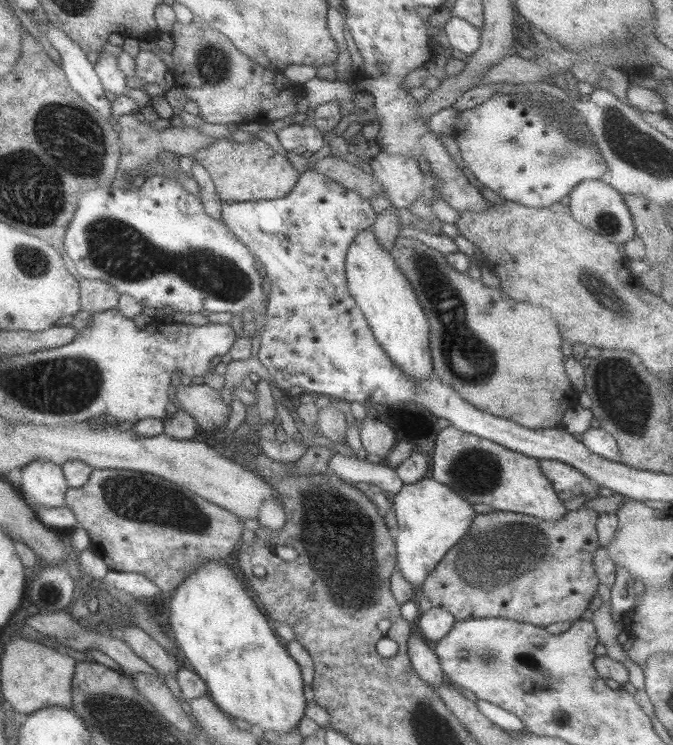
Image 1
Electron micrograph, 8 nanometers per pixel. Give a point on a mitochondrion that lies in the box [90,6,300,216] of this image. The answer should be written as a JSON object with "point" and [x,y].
{"point":[213,62]}

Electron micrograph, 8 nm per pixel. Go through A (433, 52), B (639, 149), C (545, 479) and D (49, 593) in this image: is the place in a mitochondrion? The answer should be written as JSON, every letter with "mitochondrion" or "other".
{"A":"other","B":"mitochondrion","C":"other","D":"mitochondrion"}

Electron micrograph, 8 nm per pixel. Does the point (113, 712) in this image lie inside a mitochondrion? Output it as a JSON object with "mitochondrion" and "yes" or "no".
{"mitochondrion":"yes"}

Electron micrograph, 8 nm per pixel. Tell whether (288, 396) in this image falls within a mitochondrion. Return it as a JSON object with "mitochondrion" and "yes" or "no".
{"mitochondrion":"no"}

